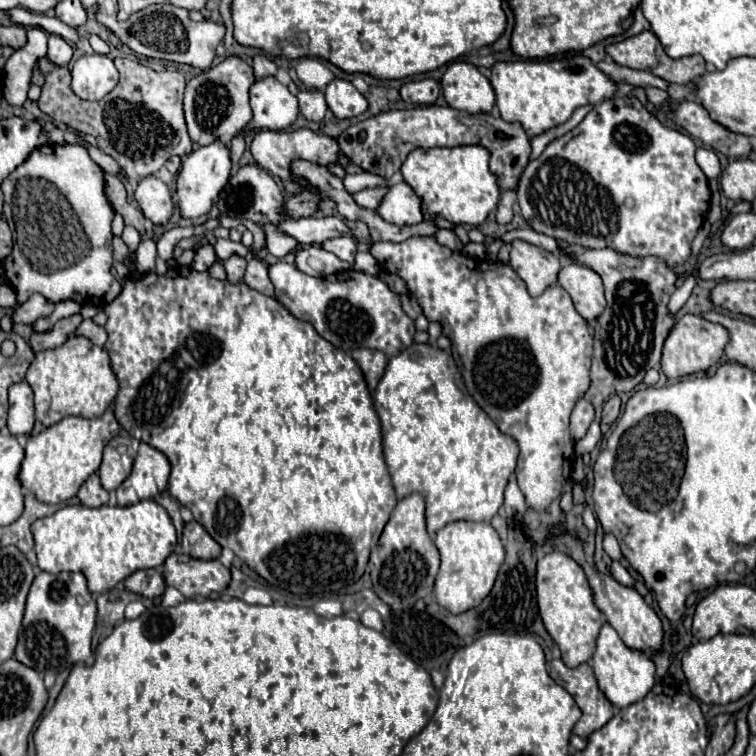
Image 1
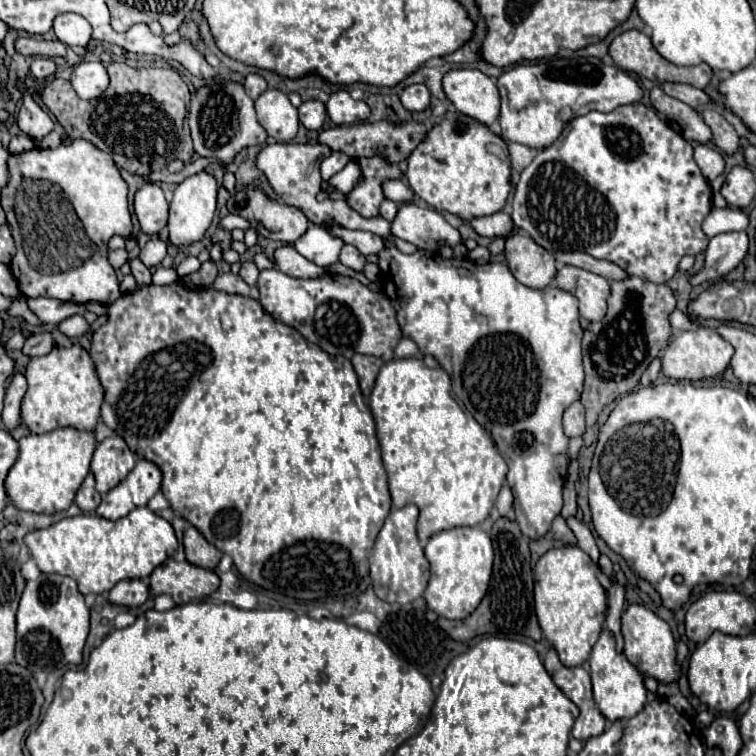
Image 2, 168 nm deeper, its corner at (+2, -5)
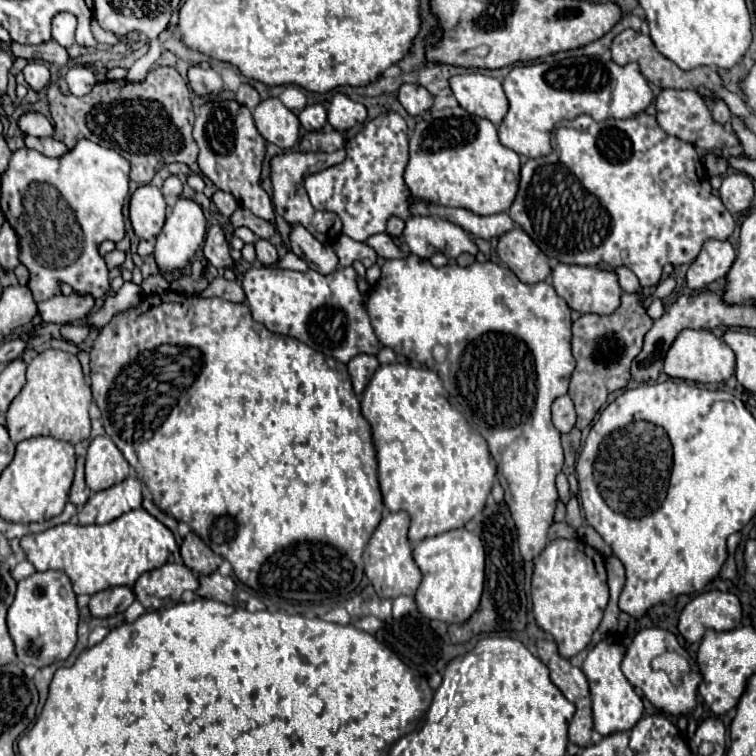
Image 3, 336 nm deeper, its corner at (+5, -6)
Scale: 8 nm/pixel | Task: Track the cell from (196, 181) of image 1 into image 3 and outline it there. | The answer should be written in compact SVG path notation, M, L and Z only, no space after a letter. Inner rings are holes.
M178 198L178 202L172 208L172 214L168 214L164 228L156 238L154 260L158 264L158 270L162 274L182 270L192 260L196 250L202 246L204 236L206 236L206 218L202 214L202 208L190 198Z

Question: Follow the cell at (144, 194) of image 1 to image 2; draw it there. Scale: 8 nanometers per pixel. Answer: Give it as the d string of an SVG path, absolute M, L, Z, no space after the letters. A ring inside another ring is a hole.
M147 183L135 193L135 213L147 235L157 235L167 227L167 199L159 185Z

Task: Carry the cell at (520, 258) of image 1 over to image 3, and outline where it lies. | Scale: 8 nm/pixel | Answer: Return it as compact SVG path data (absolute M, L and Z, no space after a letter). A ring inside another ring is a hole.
M514 226L498 238L496 252L500 260L526 284L542 282L550 274L546 254L538 250L538 246L520 226Z

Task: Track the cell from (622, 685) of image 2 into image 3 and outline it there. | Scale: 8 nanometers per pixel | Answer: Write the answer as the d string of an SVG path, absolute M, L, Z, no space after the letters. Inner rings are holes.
M606 636L602 642L598 642L586 656L584 660L584 674L590 684L590 694L592 694L592 712L594 712L594 730L600 732L602 736L630 730L644 712L642 698L636 694L636 690L630 686L626 676L620 670L620 662L626 654L626 640L620 636Z

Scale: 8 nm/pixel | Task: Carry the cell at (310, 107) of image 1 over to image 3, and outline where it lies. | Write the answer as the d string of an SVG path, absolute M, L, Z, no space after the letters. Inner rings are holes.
M312 104L306 106L300 114L300 124L310 132L310 130L322 130L322 126L326 124L326 108L322 104Z

